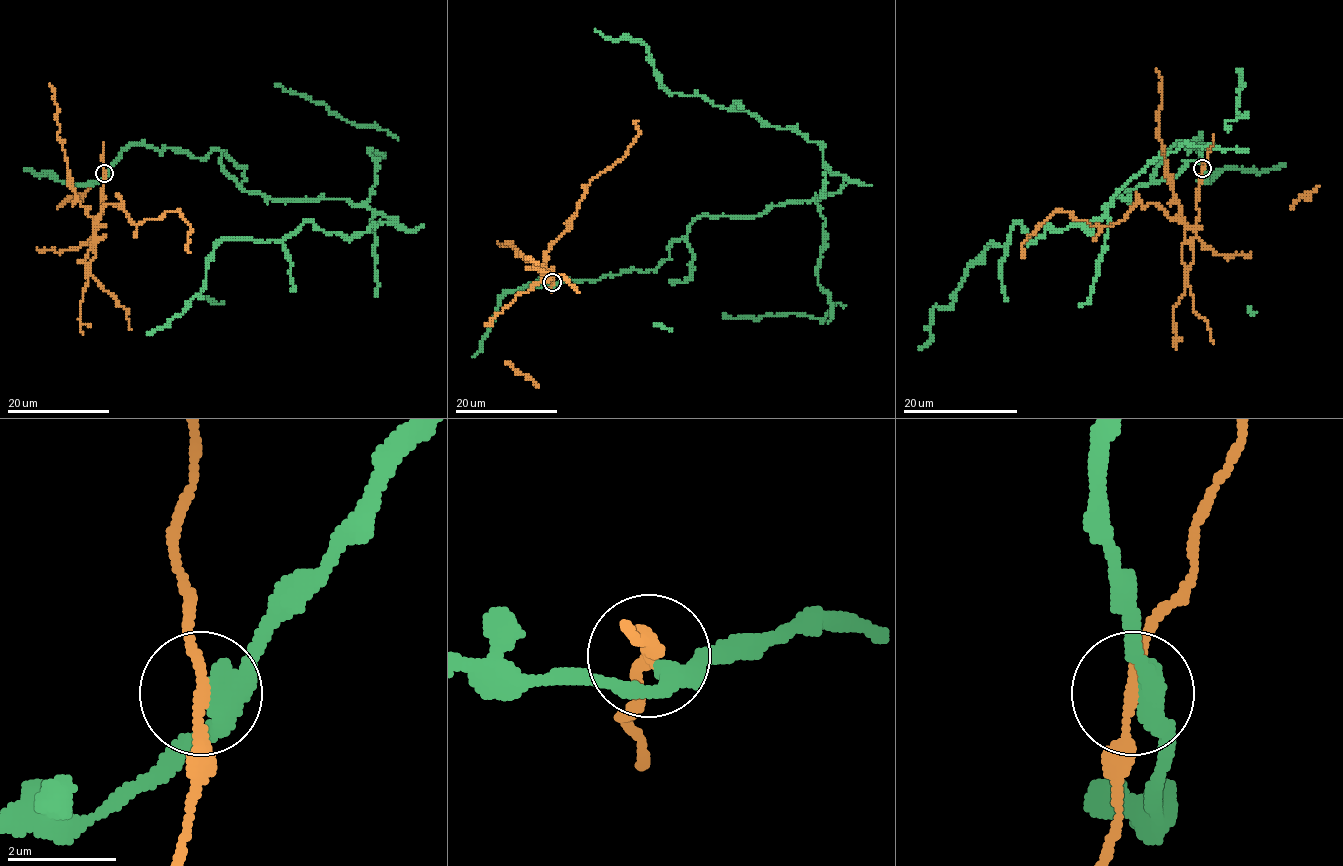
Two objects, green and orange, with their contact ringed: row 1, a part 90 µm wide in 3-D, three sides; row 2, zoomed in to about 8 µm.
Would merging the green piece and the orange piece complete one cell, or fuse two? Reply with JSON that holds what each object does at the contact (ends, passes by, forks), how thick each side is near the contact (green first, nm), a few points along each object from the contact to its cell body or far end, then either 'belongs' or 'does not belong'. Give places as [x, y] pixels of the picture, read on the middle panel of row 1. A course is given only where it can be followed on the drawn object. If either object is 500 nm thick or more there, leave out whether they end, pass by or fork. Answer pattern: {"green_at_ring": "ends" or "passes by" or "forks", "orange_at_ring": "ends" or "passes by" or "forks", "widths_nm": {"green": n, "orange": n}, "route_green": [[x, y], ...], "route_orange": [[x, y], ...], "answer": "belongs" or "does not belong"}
{"green_at_ring": "passes by", "orange_at_ring": "passes by", "widths_nm": {"green": 400, "orange": 170}, "route_green": [[553, 283], [652, 270], [696, 217], [758, 216], [842, 183], [821, 143], [670, 93], [640, 41], [595, 29]], "route_orange": [[552, 283], [533, 266], [542, 266], [508, 243], [502, 246], [497, 242]], "answer": "does not belong"}

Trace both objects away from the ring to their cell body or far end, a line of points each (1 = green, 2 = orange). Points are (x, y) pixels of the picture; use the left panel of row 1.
1: (105, 172), (142, 143), (216, 148), (248, 192), (394, 220), (222, 239), (200, 297), (147, 334)
2: (104, 172), (95, 256), (87, 268), (94, 220), (69, 179), (58, 135), (58, 106), (49, 84)

